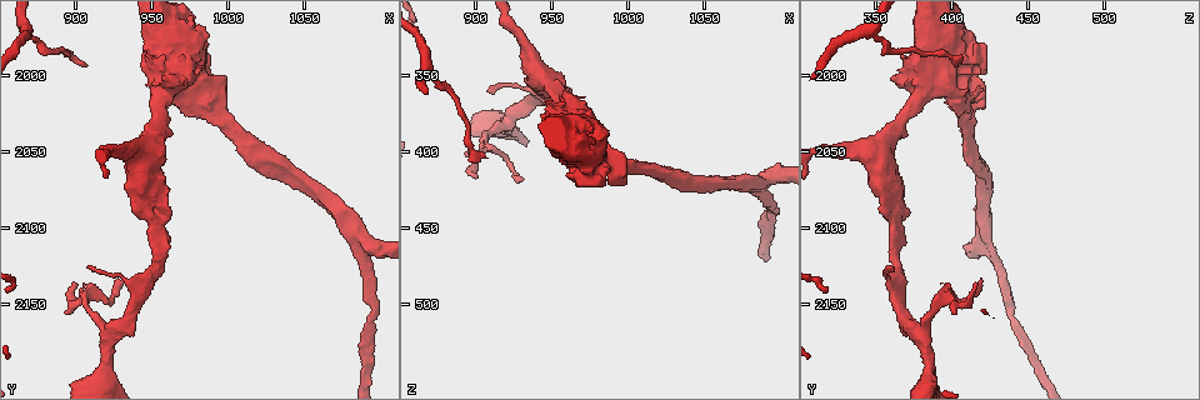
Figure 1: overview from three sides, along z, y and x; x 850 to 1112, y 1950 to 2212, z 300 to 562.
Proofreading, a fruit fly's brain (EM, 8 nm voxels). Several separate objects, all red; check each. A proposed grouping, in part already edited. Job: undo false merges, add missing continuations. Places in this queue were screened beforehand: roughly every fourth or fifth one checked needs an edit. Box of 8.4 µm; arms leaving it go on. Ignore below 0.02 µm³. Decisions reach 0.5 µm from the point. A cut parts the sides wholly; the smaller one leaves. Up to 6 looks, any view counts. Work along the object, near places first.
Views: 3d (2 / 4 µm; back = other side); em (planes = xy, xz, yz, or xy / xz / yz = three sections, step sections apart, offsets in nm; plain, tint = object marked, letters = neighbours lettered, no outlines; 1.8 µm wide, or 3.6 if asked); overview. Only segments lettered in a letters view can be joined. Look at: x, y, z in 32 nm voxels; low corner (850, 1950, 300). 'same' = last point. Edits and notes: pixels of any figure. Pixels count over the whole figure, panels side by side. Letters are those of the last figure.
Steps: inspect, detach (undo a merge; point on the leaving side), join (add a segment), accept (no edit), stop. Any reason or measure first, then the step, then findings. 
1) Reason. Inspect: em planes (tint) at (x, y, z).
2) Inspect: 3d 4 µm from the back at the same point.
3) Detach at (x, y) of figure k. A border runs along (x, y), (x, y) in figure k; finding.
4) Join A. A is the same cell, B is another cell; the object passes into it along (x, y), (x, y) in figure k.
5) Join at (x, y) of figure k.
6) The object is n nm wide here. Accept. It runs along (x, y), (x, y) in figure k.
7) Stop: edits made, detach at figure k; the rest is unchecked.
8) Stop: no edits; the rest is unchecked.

Thick end. Inspect: em xz step 16 (letters) at (944, 1984, 368).

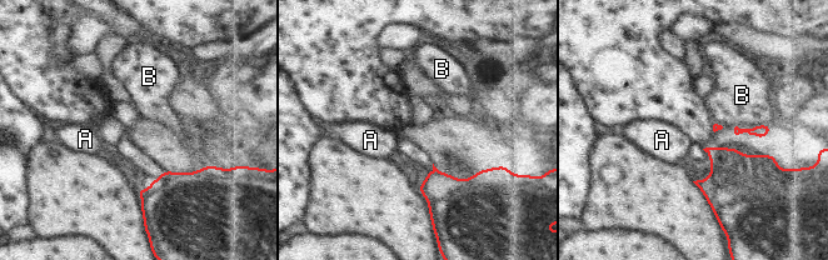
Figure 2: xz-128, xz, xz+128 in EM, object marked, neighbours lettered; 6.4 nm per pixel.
Another direction. Inspect: em planes (letters) at the same point.

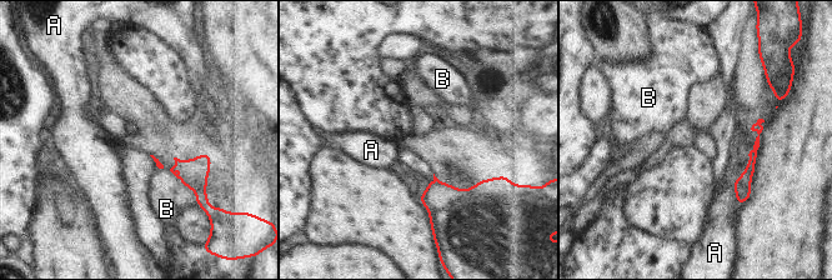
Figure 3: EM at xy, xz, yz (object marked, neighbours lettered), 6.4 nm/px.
Accept. A and B are other cells; a border runs along (193, 199), (198, 204) in figure 3; no lettered segment goes on from it.

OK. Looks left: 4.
Tapers out. Inspect: 3d 2 µm at (908, 1994, 404).

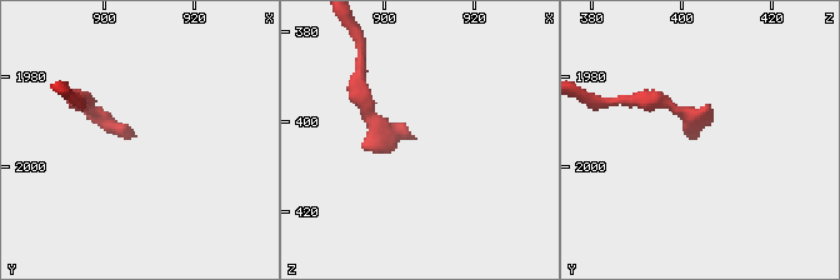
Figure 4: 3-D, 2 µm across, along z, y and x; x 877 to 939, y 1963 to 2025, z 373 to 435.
Inspect: em planes (letters) at (906, 1992, 404).

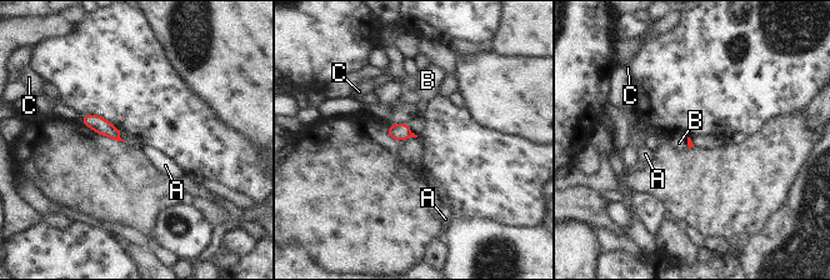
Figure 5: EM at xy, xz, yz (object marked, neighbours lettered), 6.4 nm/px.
The longest contact is with B, 110 nm. Join B. B is the same cell, A and C are other cells; it goes on there.

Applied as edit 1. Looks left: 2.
Stop: edits made, join at figure 5; the rest is unchecked.

